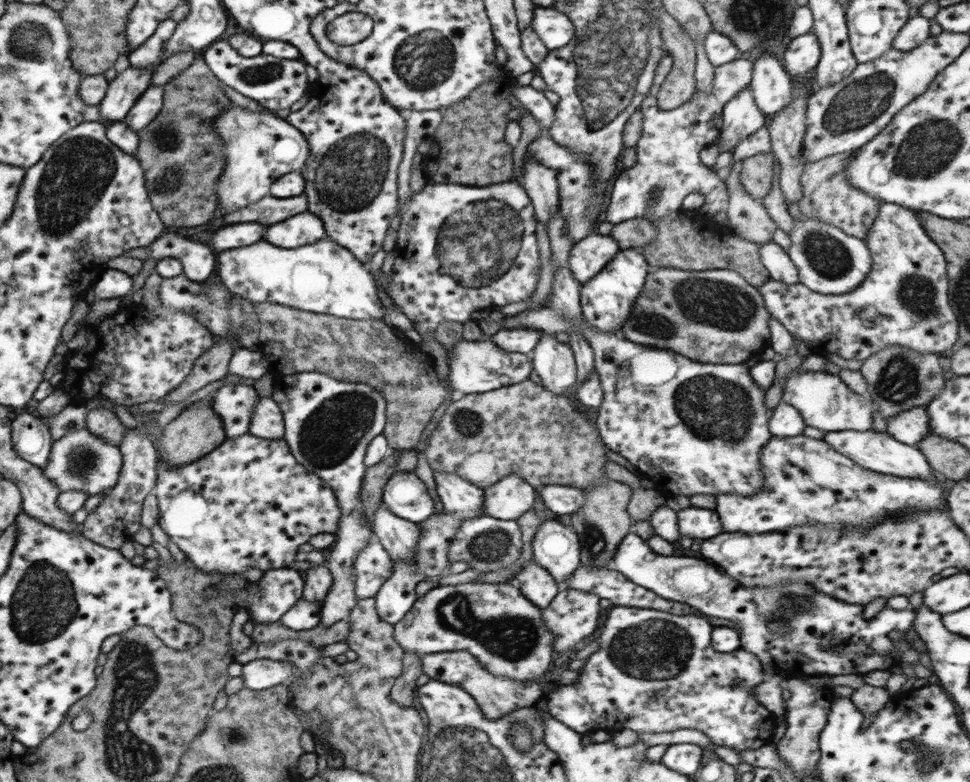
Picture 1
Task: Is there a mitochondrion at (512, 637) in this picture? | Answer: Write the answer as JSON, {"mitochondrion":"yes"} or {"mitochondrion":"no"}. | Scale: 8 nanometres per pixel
{"mitochondrion":"yes"}

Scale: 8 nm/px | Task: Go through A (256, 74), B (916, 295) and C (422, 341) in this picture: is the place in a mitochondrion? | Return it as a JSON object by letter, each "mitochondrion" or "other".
{"A":"mitochondrion","B":"mitochondrion","C":"other"}

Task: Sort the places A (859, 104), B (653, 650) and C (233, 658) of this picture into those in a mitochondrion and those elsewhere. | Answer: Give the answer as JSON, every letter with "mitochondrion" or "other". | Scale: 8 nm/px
{"A":"mitochondrion","B":"mitochondrion","C":"other"}

